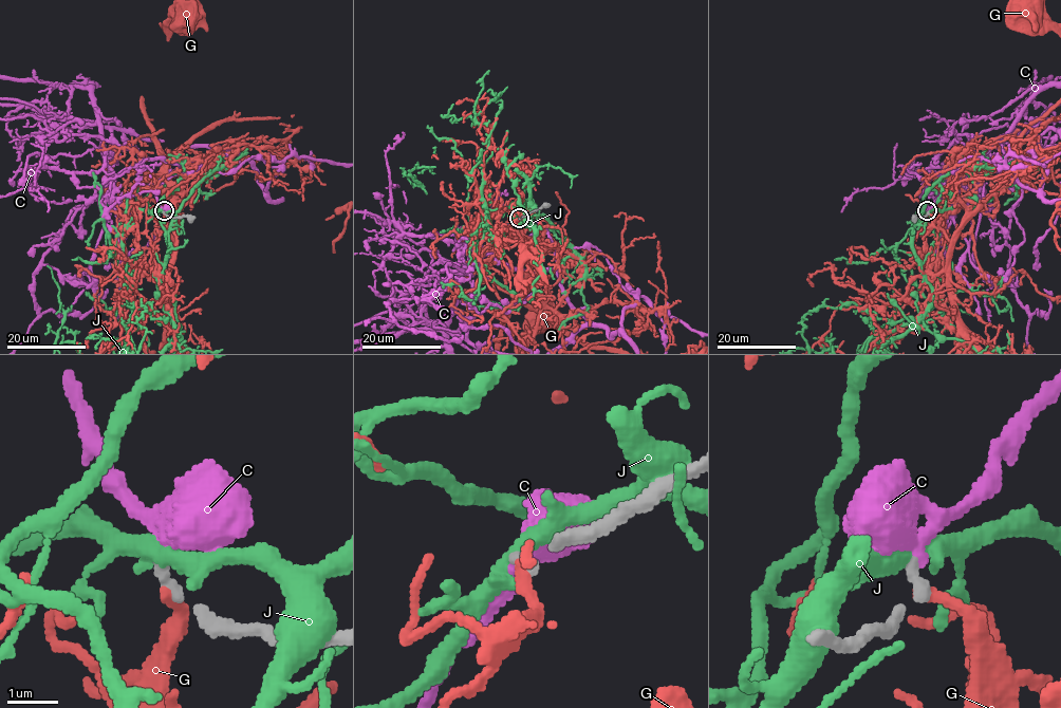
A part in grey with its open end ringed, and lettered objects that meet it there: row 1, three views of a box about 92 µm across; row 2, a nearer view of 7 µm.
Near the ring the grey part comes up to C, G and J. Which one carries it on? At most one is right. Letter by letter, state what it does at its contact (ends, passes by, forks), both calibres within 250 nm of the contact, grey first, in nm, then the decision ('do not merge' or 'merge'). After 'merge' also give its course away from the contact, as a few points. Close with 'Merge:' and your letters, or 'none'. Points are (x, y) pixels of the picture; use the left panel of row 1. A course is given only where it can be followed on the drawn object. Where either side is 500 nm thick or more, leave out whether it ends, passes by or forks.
C: it ends; calibres 240 and 400 nm; merge
G: it ends; calibres 260 and 240 nm; do not merge
J: it forks; calibres 240 and 300 nm; do not merge
Merge: C

